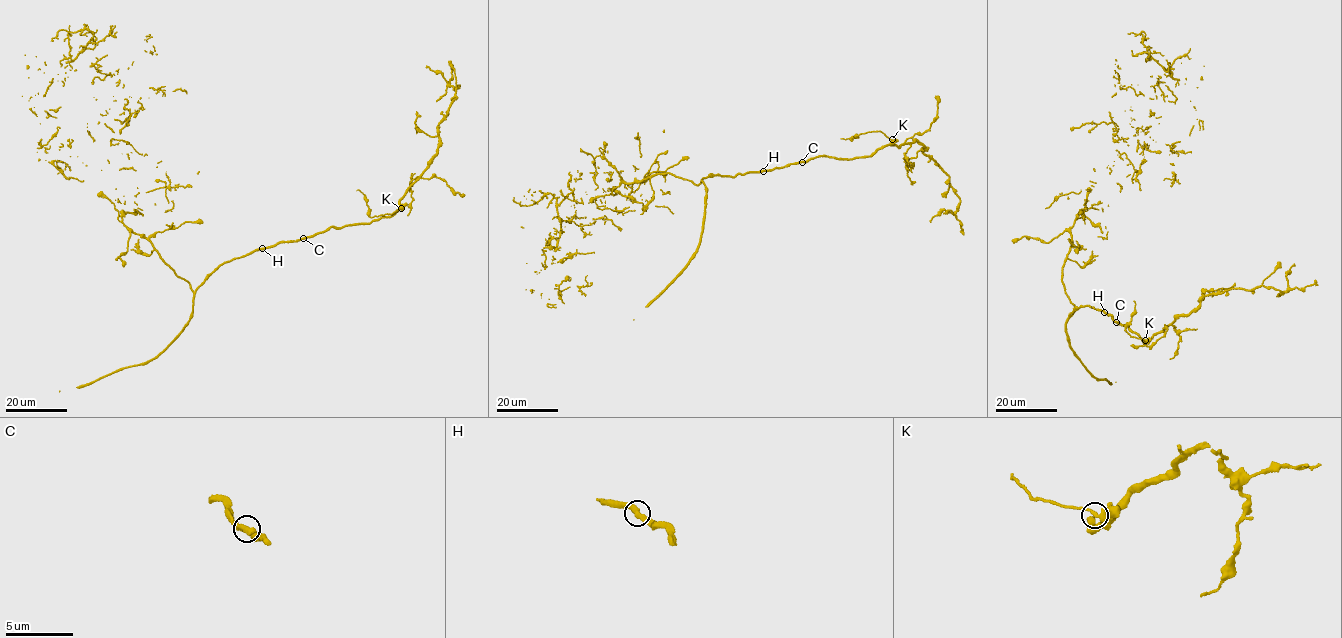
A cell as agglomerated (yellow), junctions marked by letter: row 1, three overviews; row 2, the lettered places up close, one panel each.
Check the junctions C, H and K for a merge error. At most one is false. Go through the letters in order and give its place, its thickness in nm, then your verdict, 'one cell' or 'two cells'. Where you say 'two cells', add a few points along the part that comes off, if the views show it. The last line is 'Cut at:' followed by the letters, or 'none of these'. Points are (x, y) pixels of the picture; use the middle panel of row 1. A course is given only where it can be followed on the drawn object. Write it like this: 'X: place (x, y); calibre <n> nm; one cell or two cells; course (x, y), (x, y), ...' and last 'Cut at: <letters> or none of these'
C: place (802, 162); calibre 400 nm; one cell
H: place (763, 171); calibre 400 nm; one cell
K: place (892, 139); calibre 380 nm; one cell
Cut at: none of these

